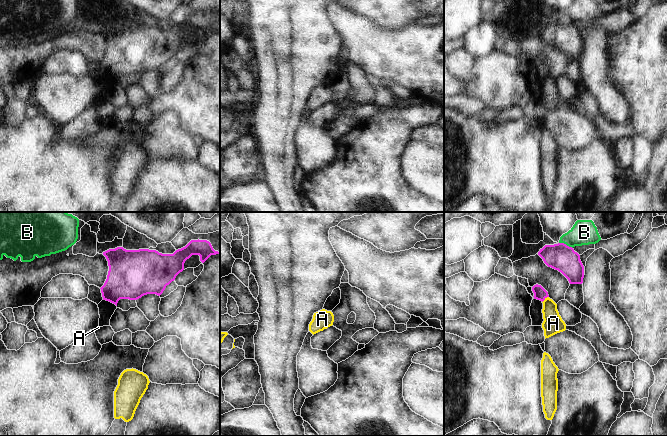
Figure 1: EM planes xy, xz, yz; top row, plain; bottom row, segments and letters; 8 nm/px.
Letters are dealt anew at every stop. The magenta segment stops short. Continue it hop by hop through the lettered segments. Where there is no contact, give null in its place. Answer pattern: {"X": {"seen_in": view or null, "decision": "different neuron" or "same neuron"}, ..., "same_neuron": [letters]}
{"A": {"seen_in": "yz", "decision": "different neuron"}, "B": {"seen_in": "yz", "decision": "different neuron"}, "same_neuron": []}

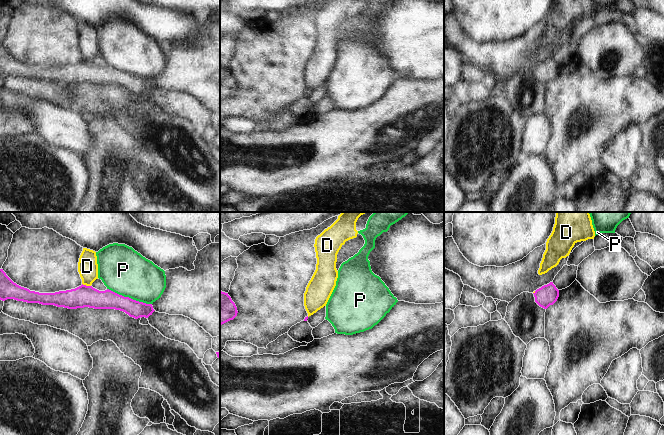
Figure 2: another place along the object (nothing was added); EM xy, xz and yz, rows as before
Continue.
{"D": {"seen_in": "xy", "decision": "different neuron"}, "P": {"seen_in": "xy", "decision": "different neuron"}, "same_neuron": []}

